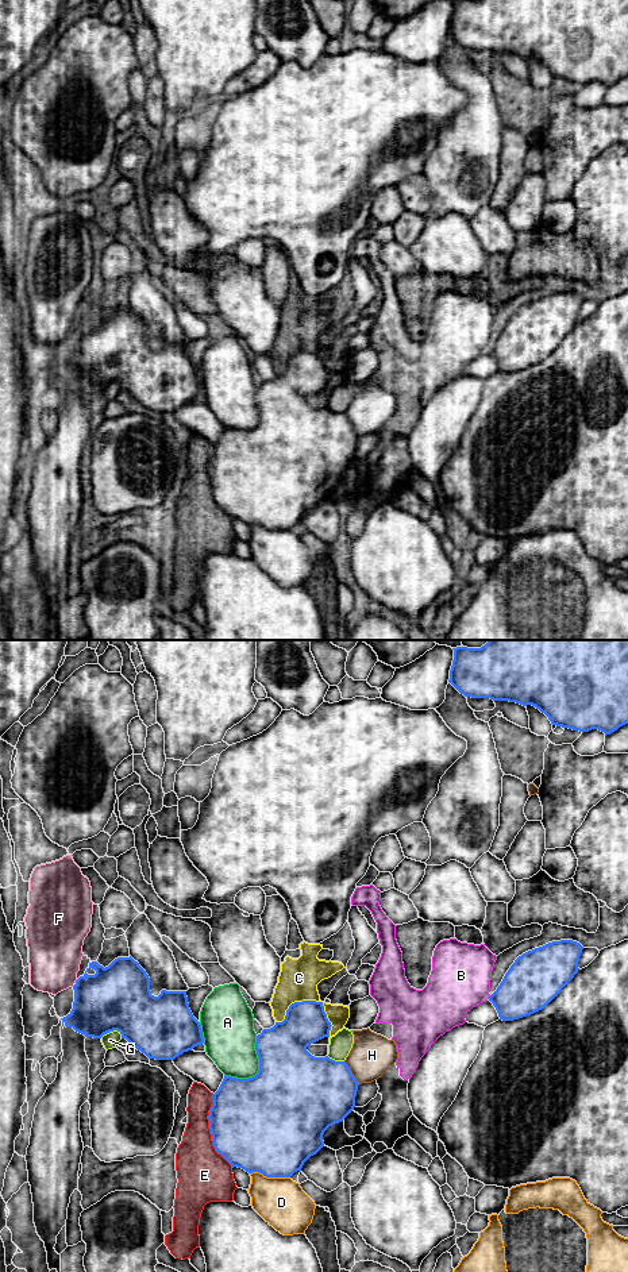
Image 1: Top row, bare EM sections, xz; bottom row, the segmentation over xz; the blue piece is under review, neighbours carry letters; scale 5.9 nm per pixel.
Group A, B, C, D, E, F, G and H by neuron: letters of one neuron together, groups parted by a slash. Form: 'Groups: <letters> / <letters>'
Groups: A / B / C / D / E / F / G / H

